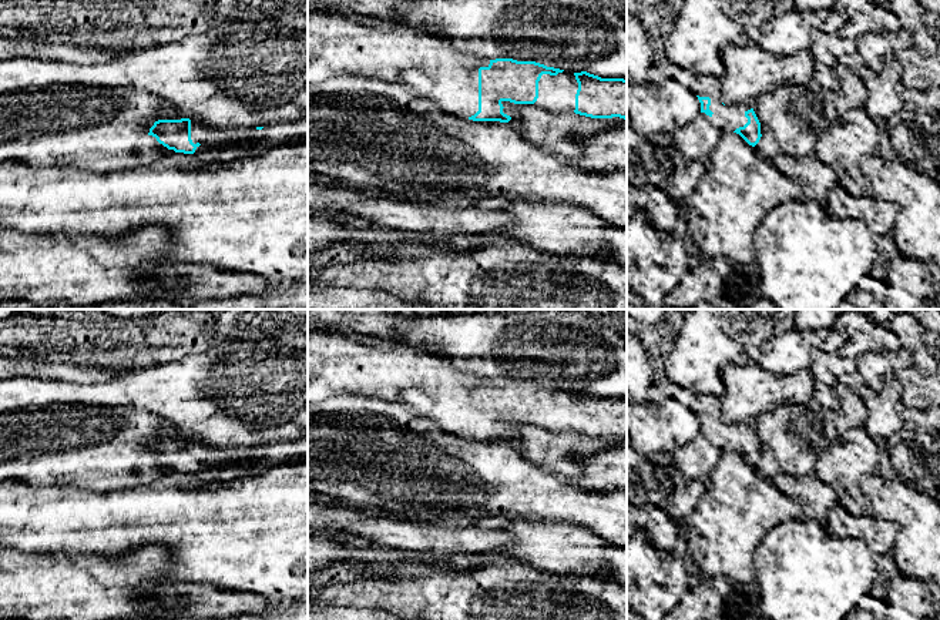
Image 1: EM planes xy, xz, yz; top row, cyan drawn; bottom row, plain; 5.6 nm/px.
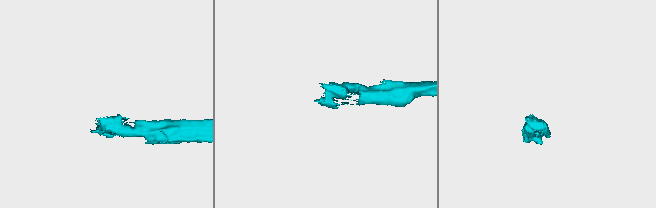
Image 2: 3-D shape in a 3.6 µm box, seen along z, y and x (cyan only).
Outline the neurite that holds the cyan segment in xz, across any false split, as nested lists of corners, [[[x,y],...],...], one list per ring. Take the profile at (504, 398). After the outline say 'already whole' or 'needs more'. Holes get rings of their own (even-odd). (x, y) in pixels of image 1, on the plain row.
[[[312,328],[308,329],[308,403],[336,396],[363,396],[407,406],[412,412],[430,419],[439,429],[473,440],[516,440],[521,423],[533,423],[557,435],[580,433],[591,438],[620,436],[627,439],[627,399],[601,398],[587,391],[571,392],[536,381],[513,378],[490,379],[487,386],[451,365],[447,356],[407,342],[386,351],[365,345],[348,334]]] | needs more

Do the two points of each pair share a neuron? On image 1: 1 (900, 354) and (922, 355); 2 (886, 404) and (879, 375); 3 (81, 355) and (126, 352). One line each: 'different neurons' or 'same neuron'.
1: different neurons
2: different neurons
3: same neuron

